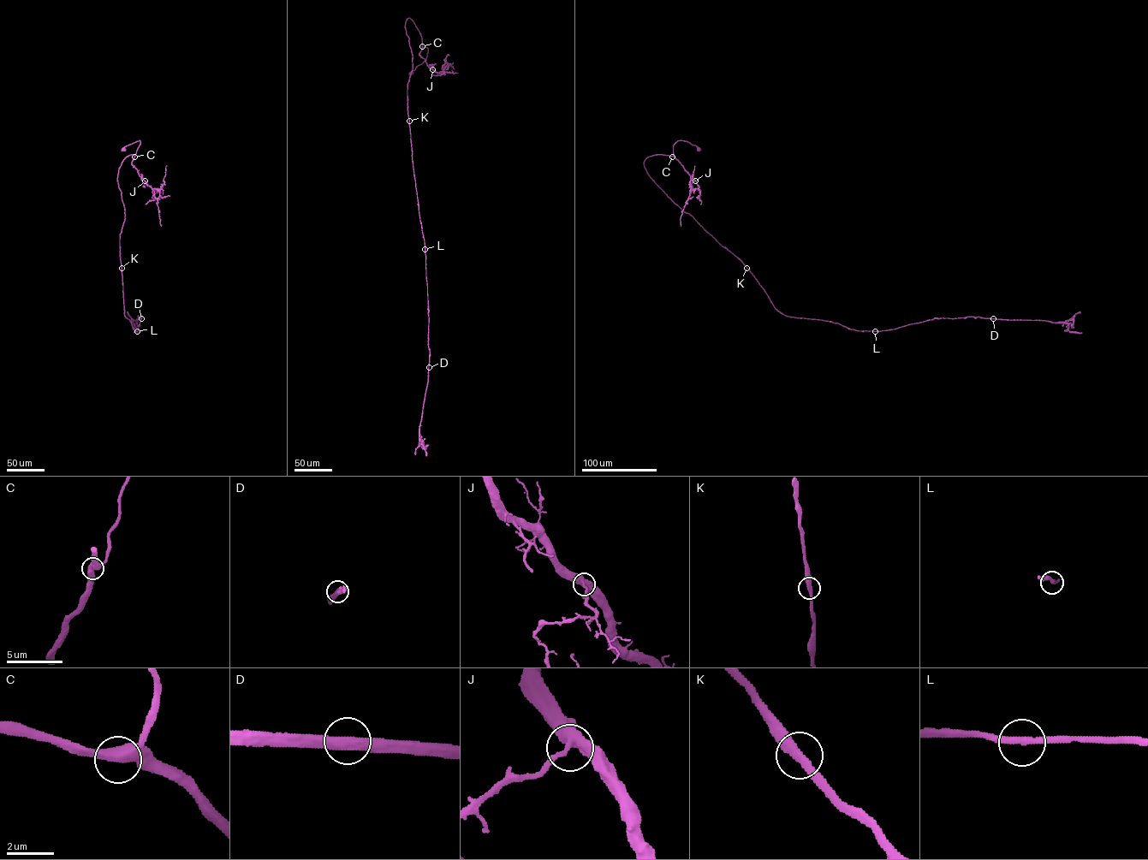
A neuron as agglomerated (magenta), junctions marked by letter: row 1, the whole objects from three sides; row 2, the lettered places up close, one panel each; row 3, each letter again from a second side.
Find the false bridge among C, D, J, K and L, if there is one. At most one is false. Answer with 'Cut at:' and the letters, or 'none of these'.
Cut at: D

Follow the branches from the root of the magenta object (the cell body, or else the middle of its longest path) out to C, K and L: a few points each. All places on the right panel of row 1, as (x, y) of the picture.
C: (698, 149), (680, 140), (673, 145), (672, 157)
K: (698, 149), (678, 140), (673, 145), (673, 156), (652, 155), (645, 159), (644, 166), (674, 202), (746, 268)
L: (698, 149), (678, 140), (673, 156), (652, 155), (644, 166), (674, 202), (742, 262), (781, 313), (875, 331)

